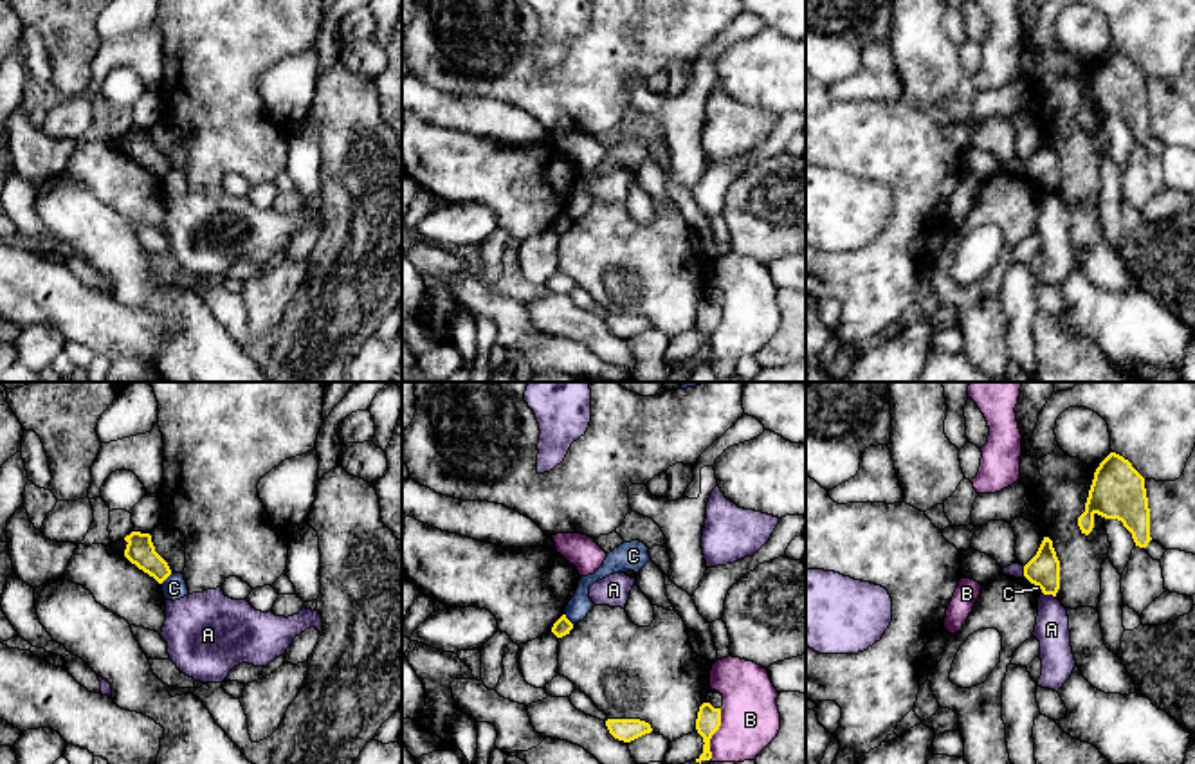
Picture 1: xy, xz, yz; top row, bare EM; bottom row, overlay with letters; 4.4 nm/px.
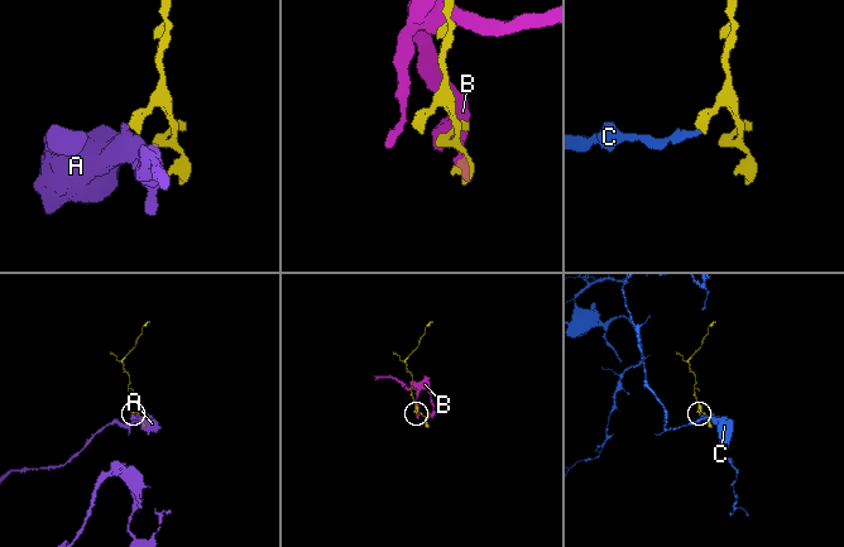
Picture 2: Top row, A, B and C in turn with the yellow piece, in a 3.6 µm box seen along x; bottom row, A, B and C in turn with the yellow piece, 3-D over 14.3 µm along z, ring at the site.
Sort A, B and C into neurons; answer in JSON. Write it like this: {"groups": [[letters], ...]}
{"groups": [["A"], ["B"], ["C"]]}

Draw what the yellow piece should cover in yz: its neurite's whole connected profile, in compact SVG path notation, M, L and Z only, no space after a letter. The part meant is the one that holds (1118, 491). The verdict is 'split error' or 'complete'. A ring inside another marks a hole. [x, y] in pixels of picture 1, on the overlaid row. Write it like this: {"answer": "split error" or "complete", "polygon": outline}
{"answer": "complete", "polygon": "M1110 452L1094 472L1085 512L1078 517L1081 533L1092 532L1096 514L1121 521L1139 548L1152 541L1145 478L1116 452Z"}

